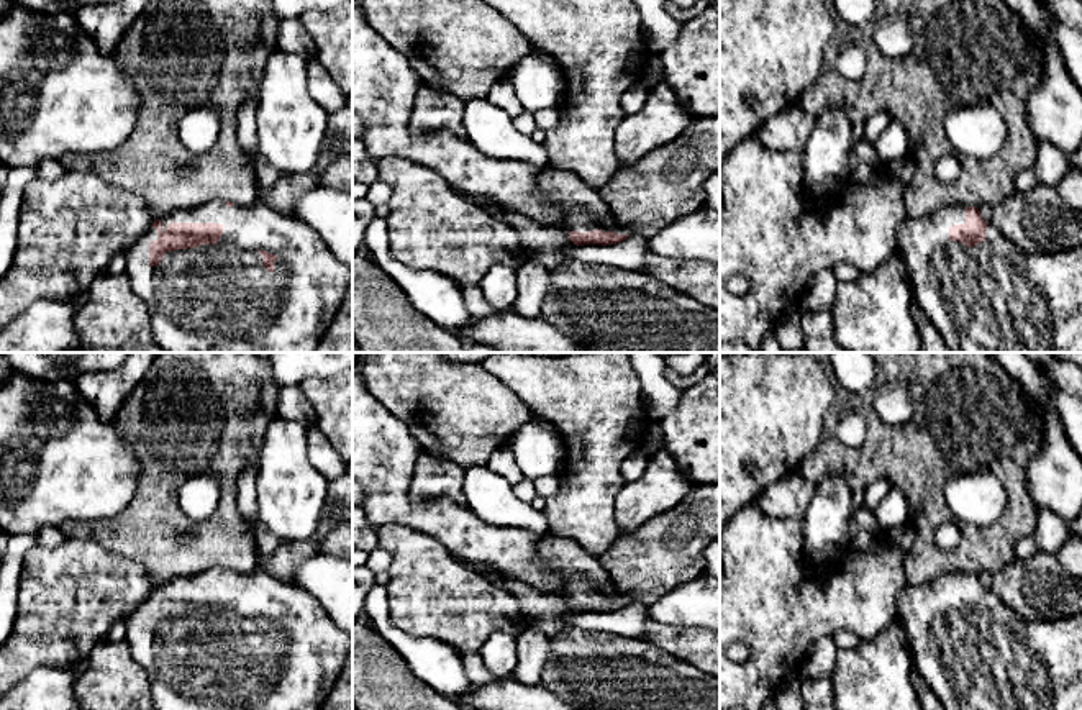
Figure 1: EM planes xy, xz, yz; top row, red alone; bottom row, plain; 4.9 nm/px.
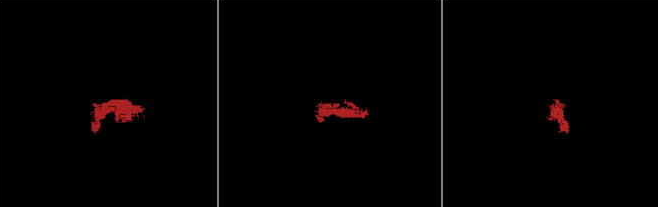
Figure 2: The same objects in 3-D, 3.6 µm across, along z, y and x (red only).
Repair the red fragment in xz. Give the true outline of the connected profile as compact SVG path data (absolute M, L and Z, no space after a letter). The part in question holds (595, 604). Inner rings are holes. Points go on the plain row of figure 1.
M354 362L352 479L364 489L364 512L374 528L398 523L418 530L462 562L487 566L541 592L562 592L577 613L616 612L636 600L621 590L610 598L582 576L561 576L539 566L536 544L551 535L485 523L449 497L413 500L410 479L420 449L408 425L367 392Z

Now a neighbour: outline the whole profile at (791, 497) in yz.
M797 471L766 489L754 498L752 505L772 518L802 521L812 502L813 489L815 485Z

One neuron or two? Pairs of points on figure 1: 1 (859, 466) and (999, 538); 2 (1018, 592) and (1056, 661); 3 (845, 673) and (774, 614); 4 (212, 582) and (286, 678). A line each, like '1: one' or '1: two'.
1: one
2: two
3: two
4: one

